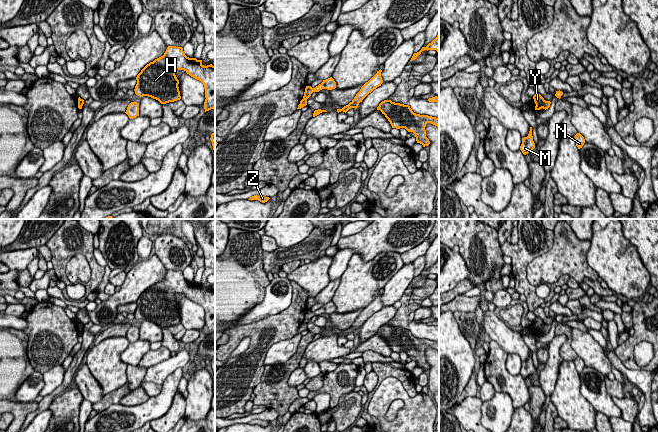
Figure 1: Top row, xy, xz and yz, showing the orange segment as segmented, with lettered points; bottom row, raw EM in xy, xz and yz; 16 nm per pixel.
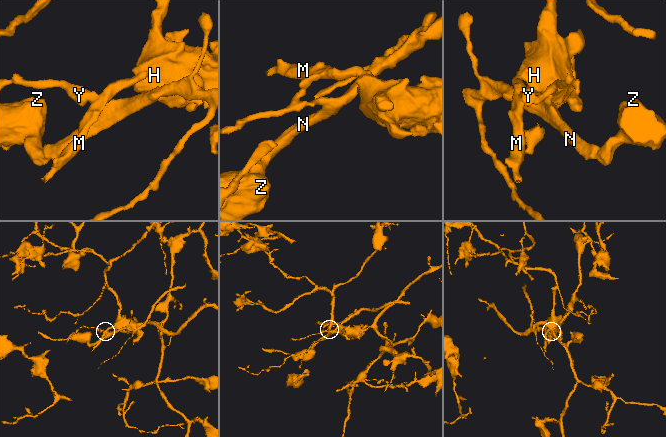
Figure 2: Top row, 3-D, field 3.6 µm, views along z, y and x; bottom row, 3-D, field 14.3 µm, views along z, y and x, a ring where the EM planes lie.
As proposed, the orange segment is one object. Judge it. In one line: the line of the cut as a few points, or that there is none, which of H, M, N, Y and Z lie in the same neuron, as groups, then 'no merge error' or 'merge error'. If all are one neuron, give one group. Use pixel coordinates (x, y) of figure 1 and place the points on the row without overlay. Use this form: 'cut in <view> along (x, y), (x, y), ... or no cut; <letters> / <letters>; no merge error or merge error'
cut in xz along (303, 322), (306, 324); H M Y / N Z; merge error

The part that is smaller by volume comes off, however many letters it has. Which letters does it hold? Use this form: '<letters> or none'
N, Z

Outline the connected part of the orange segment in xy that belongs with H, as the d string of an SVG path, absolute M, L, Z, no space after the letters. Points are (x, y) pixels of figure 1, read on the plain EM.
M168 270L164 279L147 288L137 299L135 318L148 320L161 328L181 323L179 304L174 294L184 294L201 305L205 313L205 336L215 332L215 290L204 290L202 284L189 282L182 271Z

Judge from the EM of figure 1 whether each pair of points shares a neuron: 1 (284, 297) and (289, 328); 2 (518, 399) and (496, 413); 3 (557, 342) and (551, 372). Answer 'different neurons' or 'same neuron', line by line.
1: different neurons
2: different neurons
3: same neuron

